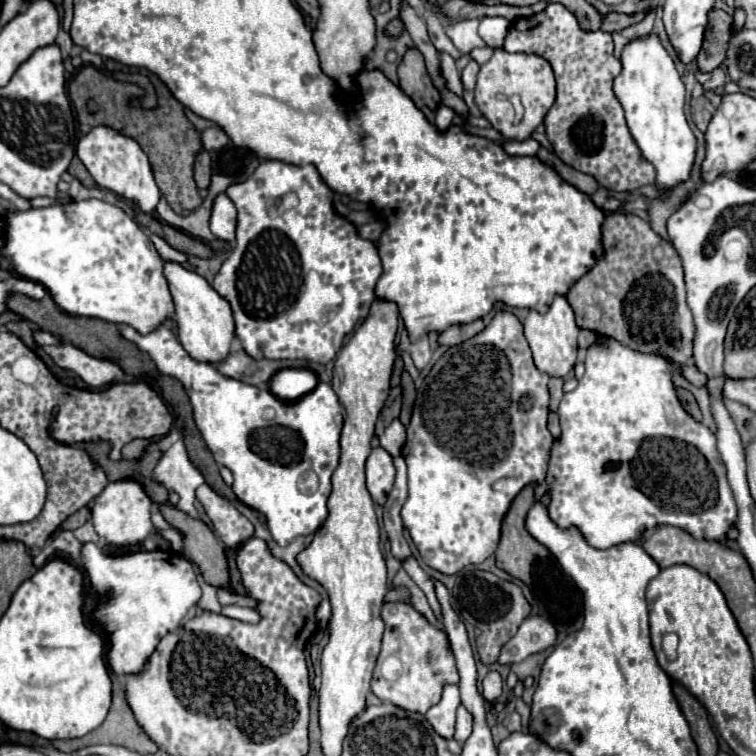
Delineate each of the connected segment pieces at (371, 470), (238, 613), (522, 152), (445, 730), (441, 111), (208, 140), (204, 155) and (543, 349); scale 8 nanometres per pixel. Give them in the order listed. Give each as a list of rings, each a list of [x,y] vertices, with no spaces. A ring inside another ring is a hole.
[[[374,448],[366,460],[366,488],[378,506],[386,504],[386,496],[394,486],[392,456],[384,448]]]
[[[224,606],[222,616],[230,616],[240,622],[258,622],[258,612],[252,608],[242,608],[242,606]]]
[[[528,138],[524,142],[506,142],[504,150],[512,156],[534,156],[540,150],[540,144],[534,138]]]
[[[444,684],[442,688],[442,700],[438,706],[430,708],[426,712],[426,720],[432,724],[432,728],[444,736],[452,738],[454,724],[456,724],[456,708],[460,706],[460,692],[456,684]]]
[[[444,104],[438,108],[438,114],[436,114],[436,120],[434,124],[438,126],[438,130],[446,130],[450,124],[452,124],[452,116],[454,116],[454,110],[452,108],[446,108]]]
[[[212,126],[212,128],[206,128],[202,132],[202,146],[206,150],[220,150],[228,144],[228,136],[218,128],[218,126]]]
[[[200,152],[196,156],[196,162],[194,162],[194,180],[198,184],[198,188],[206,188],[210,184],[210,158],[208,158],[208,152]]]
[[[556,296],[550,310],[546,314],[530,312],[524,322],[524,334],[528,338],[528,344],[534,354],[534,364],[540,372],[560,378],[566,376],[574,364],[576,364],[576,338],[578,338],[578,326],[574,322],[574,312],[564,296]]]

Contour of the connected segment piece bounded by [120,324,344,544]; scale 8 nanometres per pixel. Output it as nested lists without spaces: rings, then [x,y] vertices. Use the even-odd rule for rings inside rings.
[[[164,324],[150,334],[138,334],[130,326],[122,326],[120,332],[126,340],[148,352],[162,374],[174,376],[184,384],[206,446],[218,464],[232,470],[232,490],[236,496],[266,516],[272,538],[278,544],[290,544],[296,536],[316,532],[328,514],[326,500],[330,496],[330,476],[338,466],[338,438],[344,416],[344,408],[330,384],[320,382],[306,396],[284,402],[270,394],[270,390],[226,378],[212,364],[196,362]],[[306,470],[314,470],[320,478],[320,486],[314,494],[302,494],[298,490],[298,478]]]

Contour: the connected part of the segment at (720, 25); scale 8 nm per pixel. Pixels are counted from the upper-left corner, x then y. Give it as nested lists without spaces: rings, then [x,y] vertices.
[[[710,10],[710,20],[706,26],[706,36],[702,42],[702,48],[696,56],[696,64],[700,72],[712,72],[718,68],[726,58],[726,46],[730,40],[730,28],[732,28],[732,16],[724,10]]]

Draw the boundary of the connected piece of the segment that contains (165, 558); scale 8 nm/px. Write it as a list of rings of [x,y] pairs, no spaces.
[[[84,544],[84,570],[92,592],[106,596],[94,618],[108,632],[108,664],[118,676],[142,672],[158,640],[176,630],[186,612],[200,600],[200,586],[190,560],[168,550],[136,550],[126,554],[106,554],[96,544]]]

